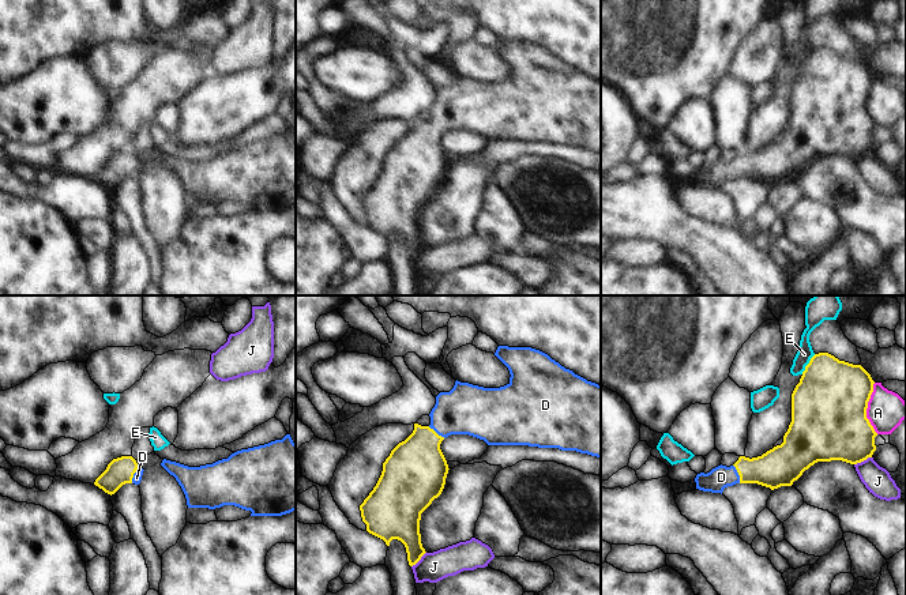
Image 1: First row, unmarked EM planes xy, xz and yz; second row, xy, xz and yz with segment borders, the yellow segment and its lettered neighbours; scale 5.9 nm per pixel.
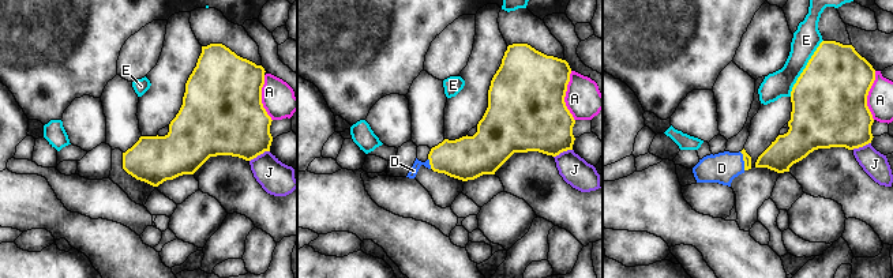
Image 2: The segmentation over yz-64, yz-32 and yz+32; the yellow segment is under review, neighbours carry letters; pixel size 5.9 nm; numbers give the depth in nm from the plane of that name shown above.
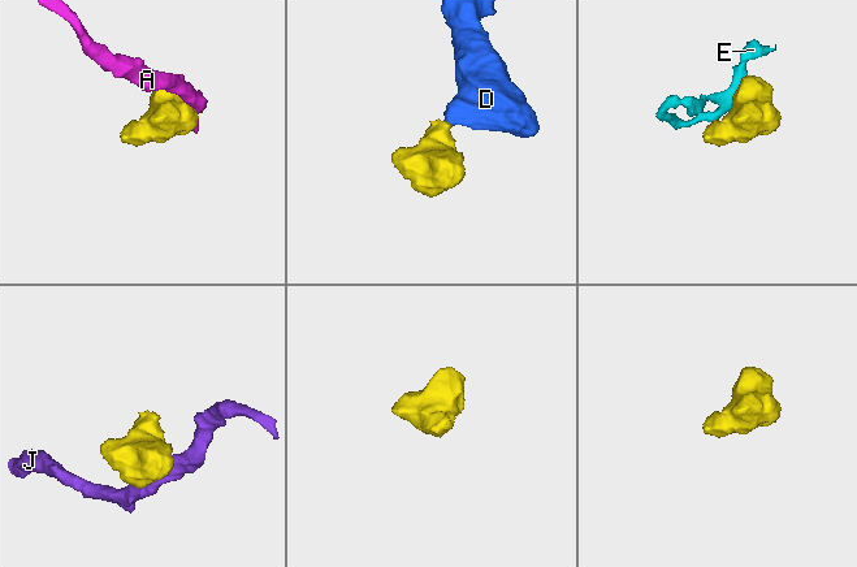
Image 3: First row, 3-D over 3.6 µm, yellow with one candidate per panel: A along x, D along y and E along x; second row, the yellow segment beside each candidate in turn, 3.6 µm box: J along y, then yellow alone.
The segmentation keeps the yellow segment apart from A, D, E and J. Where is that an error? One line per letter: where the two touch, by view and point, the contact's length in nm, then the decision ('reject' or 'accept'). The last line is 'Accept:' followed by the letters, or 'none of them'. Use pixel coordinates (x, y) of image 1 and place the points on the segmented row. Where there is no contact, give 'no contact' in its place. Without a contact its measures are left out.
A: yz (867, 407) | 300 nm | reject
D: yz (739, 474) | 120 nm | accept
E: yz (808, 364) | 150 nm | reject
J: yz (863, 460) | 120 nm | reject
Accept: D

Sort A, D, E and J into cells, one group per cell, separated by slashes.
A / D / E / J

